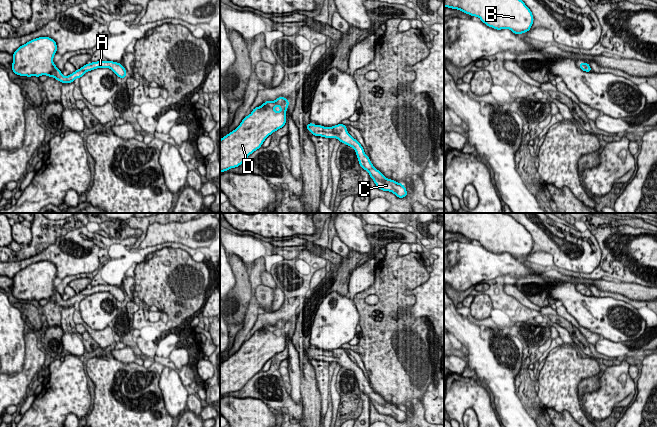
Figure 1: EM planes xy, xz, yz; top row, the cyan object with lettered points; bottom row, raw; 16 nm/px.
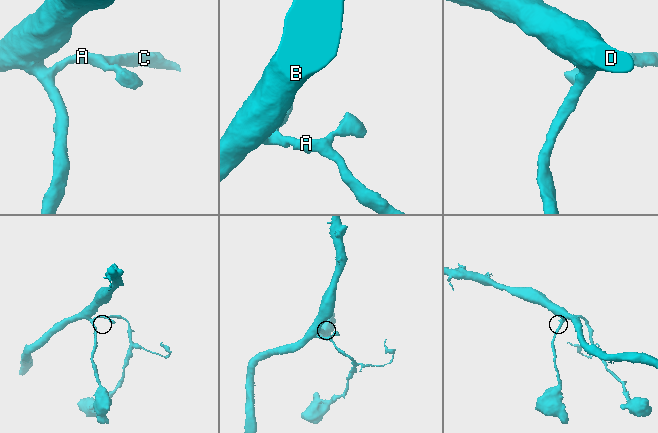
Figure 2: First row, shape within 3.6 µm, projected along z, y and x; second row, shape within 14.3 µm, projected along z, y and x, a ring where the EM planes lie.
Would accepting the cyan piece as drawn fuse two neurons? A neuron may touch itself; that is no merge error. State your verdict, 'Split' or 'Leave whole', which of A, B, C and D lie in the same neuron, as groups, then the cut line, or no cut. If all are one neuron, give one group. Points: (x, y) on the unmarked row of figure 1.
Leave whole. Groups: A B C D. No split

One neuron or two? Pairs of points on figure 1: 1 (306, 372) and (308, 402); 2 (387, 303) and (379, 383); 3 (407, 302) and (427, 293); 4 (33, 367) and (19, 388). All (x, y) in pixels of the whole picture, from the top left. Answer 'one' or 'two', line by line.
1: one
2: one
3: two
4: one

